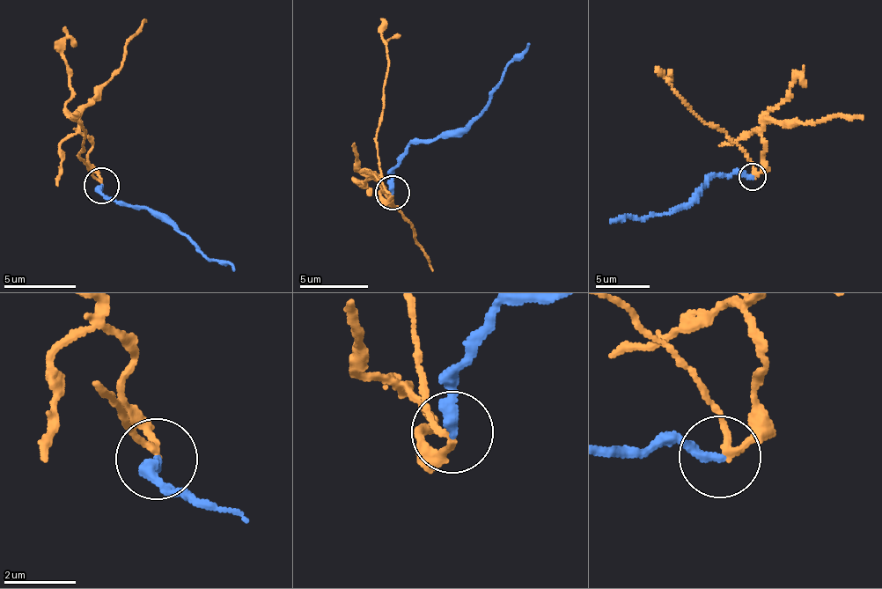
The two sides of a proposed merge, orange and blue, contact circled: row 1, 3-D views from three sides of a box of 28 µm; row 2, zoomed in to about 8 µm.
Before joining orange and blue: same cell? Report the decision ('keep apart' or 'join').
keep apart

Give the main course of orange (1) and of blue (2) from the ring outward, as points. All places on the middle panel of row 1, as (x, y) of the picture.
1: (393, 193), (380, 196), (385, 186), (376, 178), (387, 204), (412, 224), (412, 239), (433, 268)
2: (393, 193), (396, 161), (414, 144), (448, 136), (464, 127), (484, 107), (502, 75), (529, 43)

